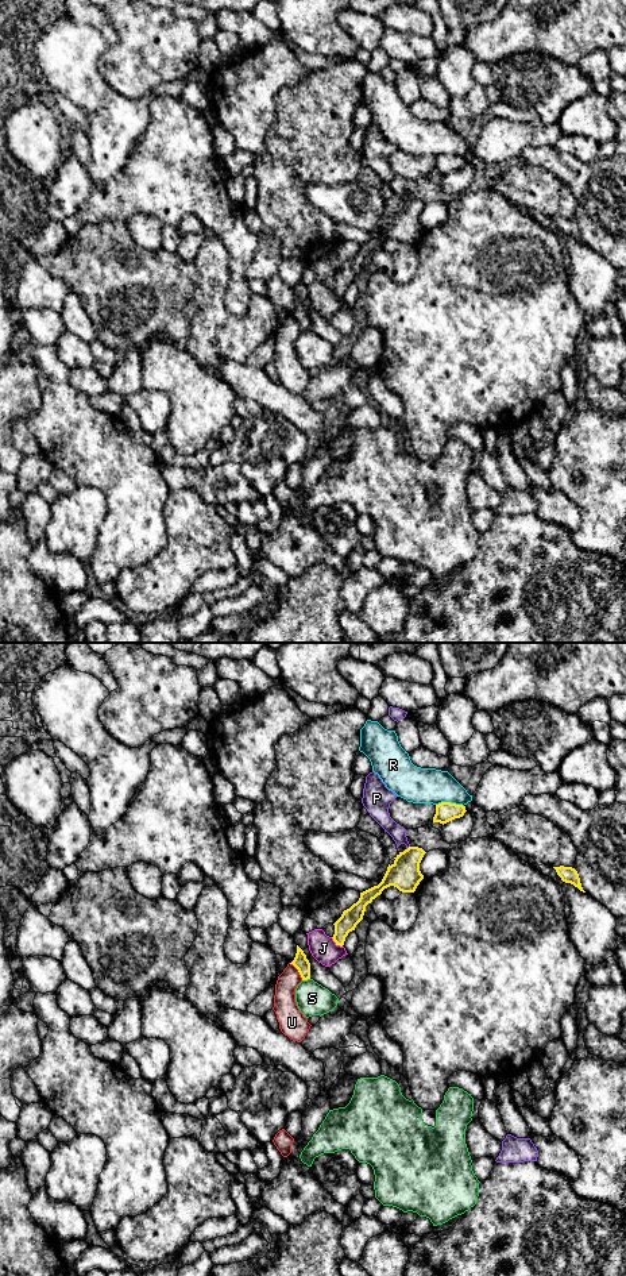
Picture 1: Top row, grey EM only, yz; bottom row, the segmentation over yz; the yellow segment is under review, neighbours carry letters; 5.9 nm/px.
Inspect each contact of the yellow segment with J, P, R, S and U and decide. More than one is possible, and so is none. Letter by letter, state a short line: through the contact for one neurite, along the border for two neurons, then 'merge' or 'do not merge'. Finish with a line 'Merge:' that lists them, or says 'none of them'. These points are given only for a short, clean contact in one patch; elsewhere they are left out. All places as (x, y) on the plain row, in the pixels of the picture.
J: line yz (331, 289), (342, 299); do not merge
P: do not merge
R: do not merge
S: do not merge
U: line yz (289, 315), (302, 331); do not merge
Merge: none of them

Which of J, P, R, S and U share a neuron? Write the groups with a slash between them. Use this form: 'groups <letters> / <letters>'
groups J / P / R / S / U

